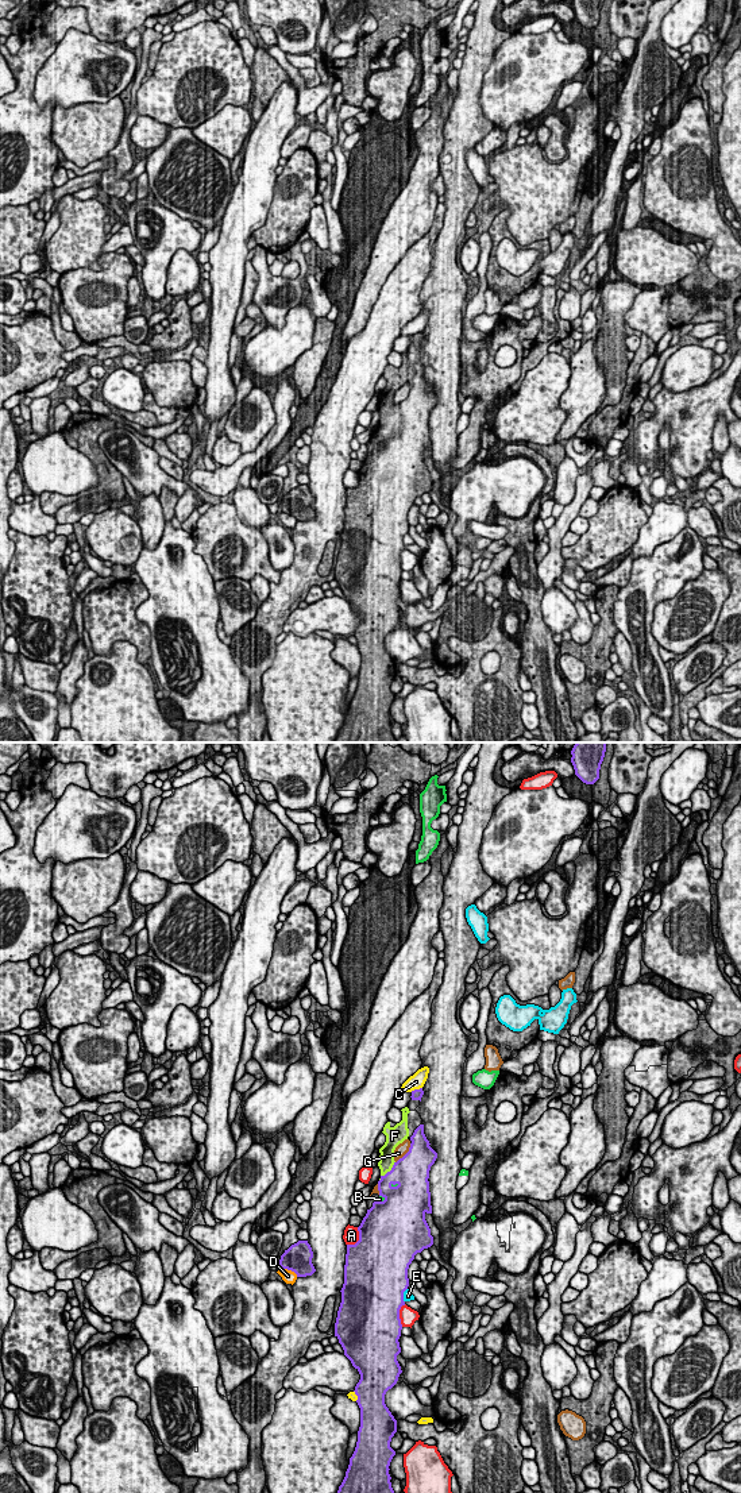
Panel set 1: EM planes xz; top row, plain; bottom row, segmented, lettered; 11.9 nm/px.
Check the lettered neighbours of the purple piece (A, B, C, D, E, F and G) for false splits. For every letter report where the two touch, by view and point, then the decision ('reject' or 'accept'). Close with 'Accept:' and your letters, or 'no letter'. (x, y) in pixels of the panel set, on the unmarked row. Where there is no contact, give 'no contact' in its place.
A: xz (359, 483) | reject
B: xz (381, 446) | reject
C: xz (416, 334) | reject
D: xz (289, 513) | reject
E: xz (402, 539) | reject
F: xz (390, 415) | accept
G: xz (406, 397) | reject
Accept: F

